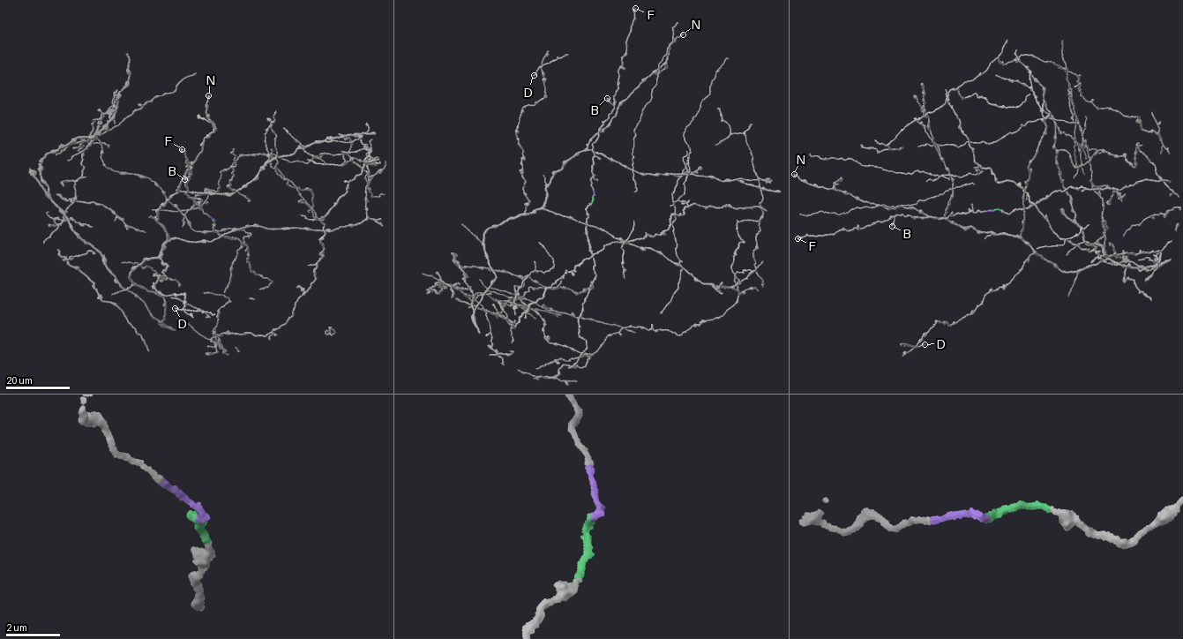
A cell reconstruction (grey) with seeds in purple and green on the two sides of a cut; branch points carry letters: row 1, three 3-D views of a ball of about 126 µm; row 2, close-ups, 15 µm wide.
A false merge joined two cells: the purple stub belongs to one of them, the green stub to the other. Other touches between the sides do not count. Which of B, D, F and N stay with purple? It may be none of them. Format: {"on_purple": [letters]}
{"on_purple": ["B", "F"]}

